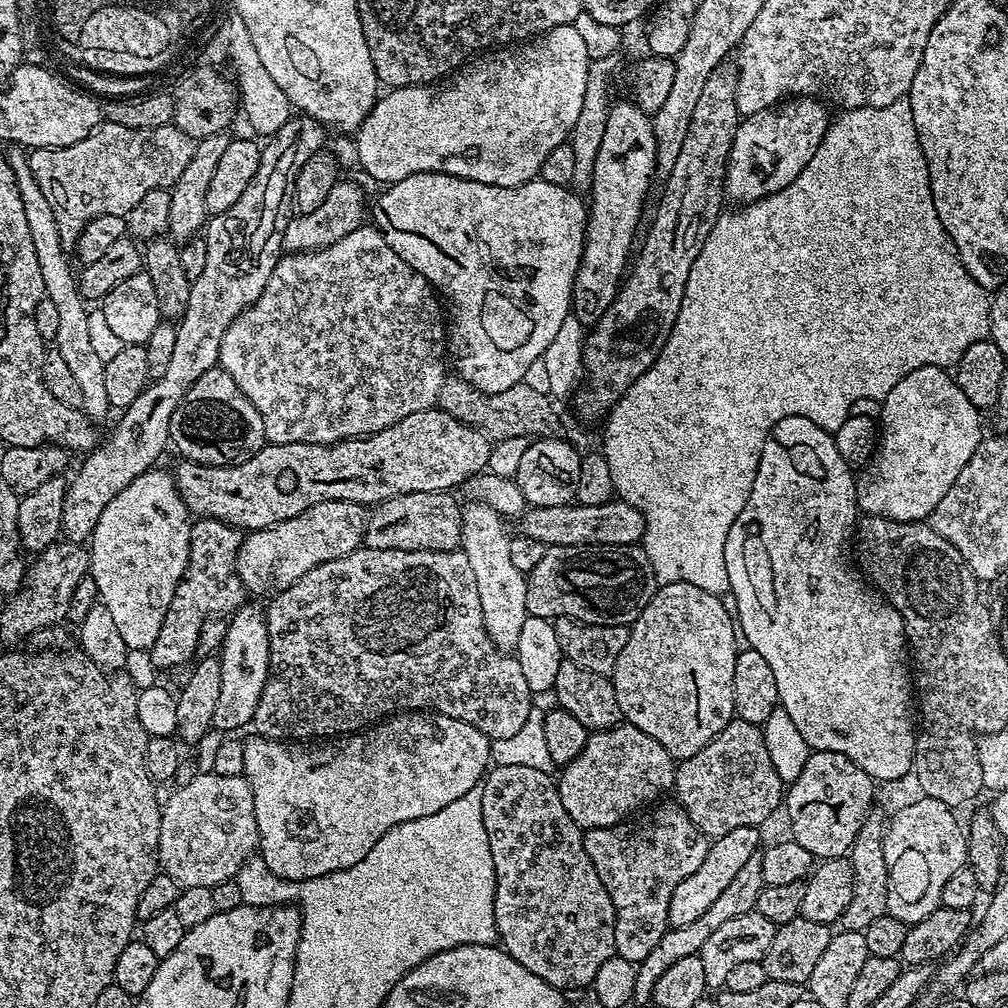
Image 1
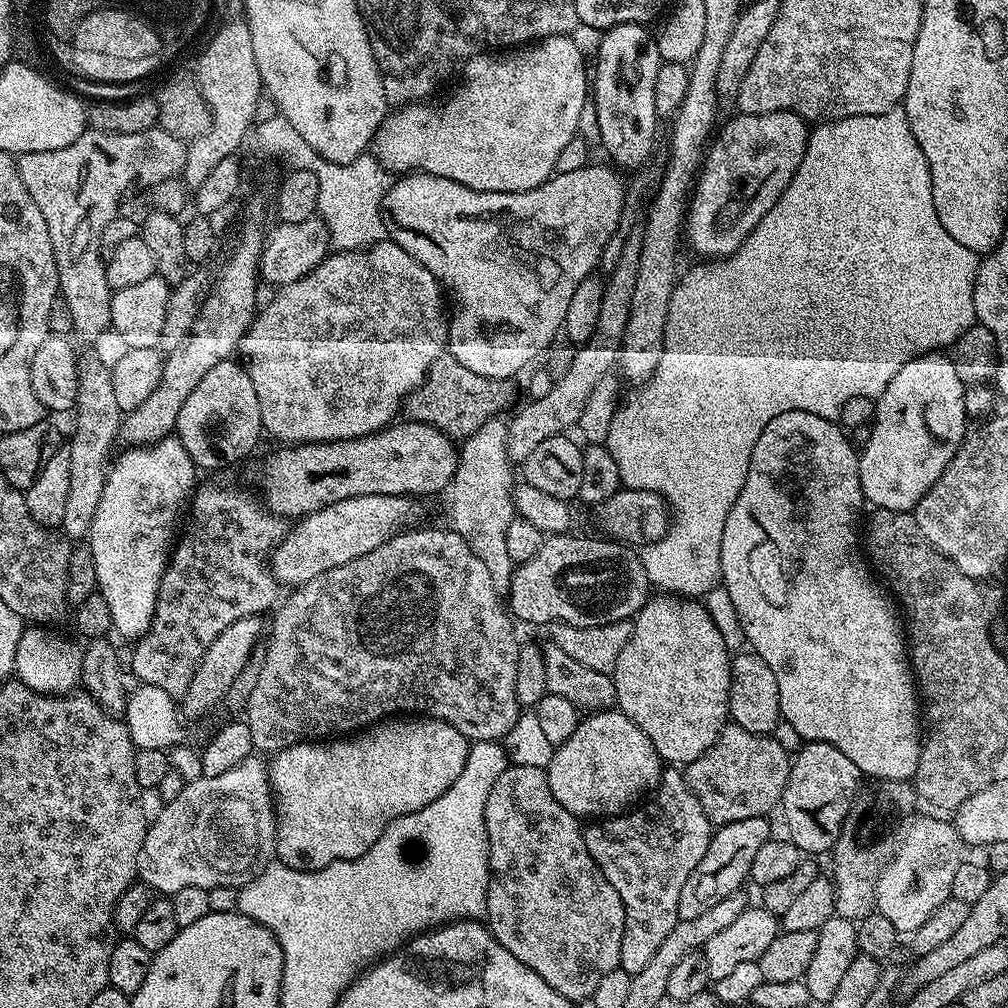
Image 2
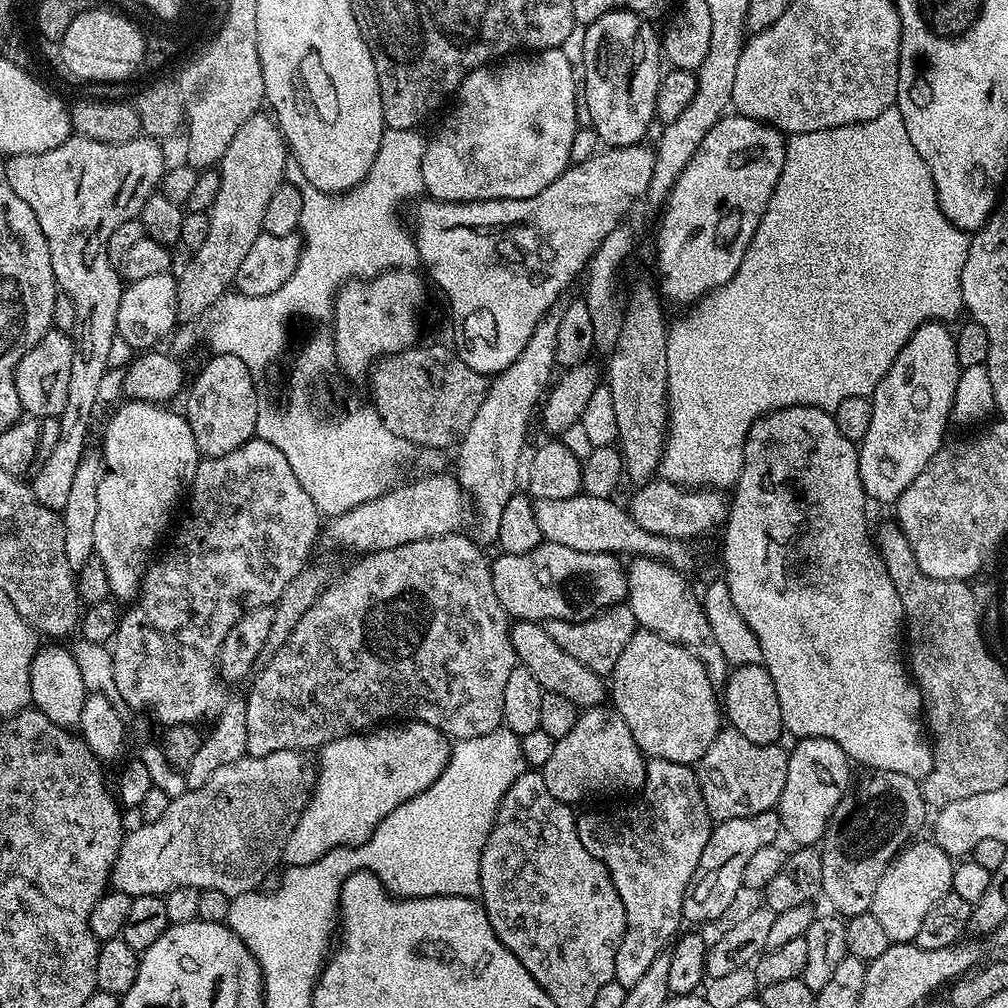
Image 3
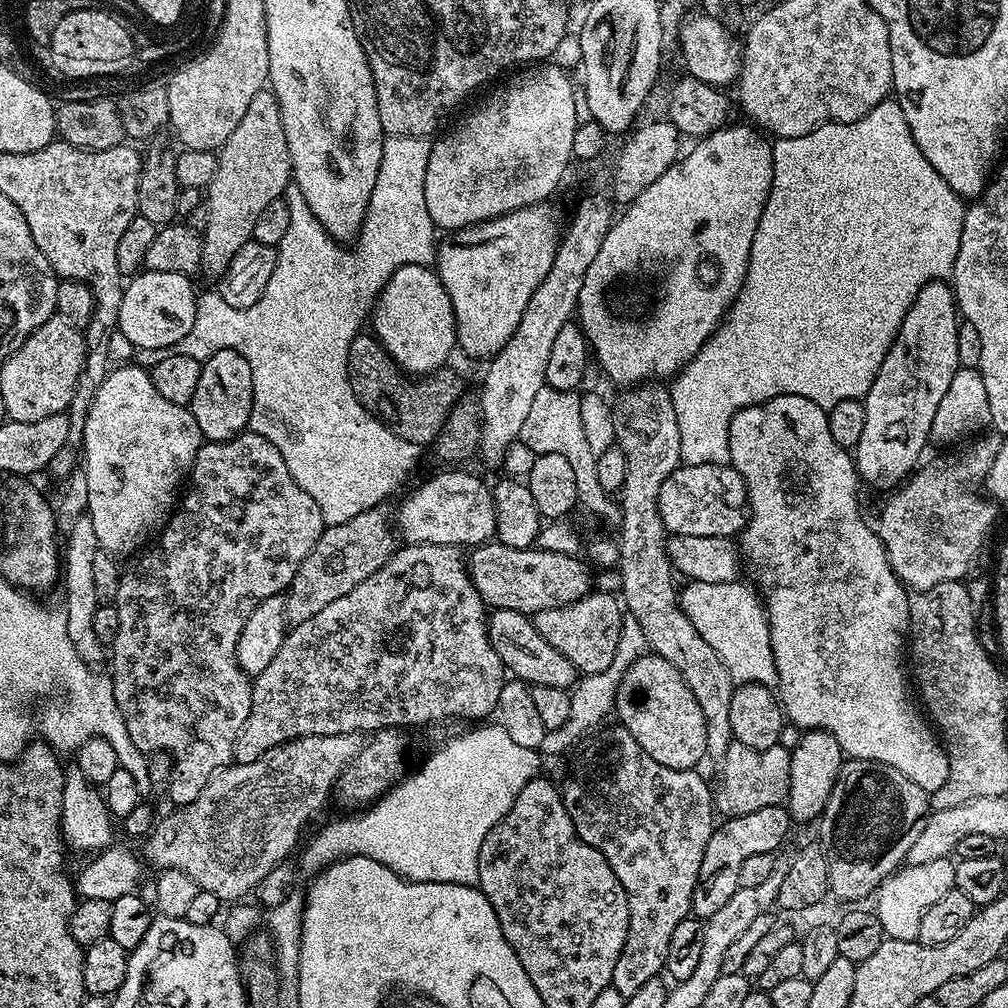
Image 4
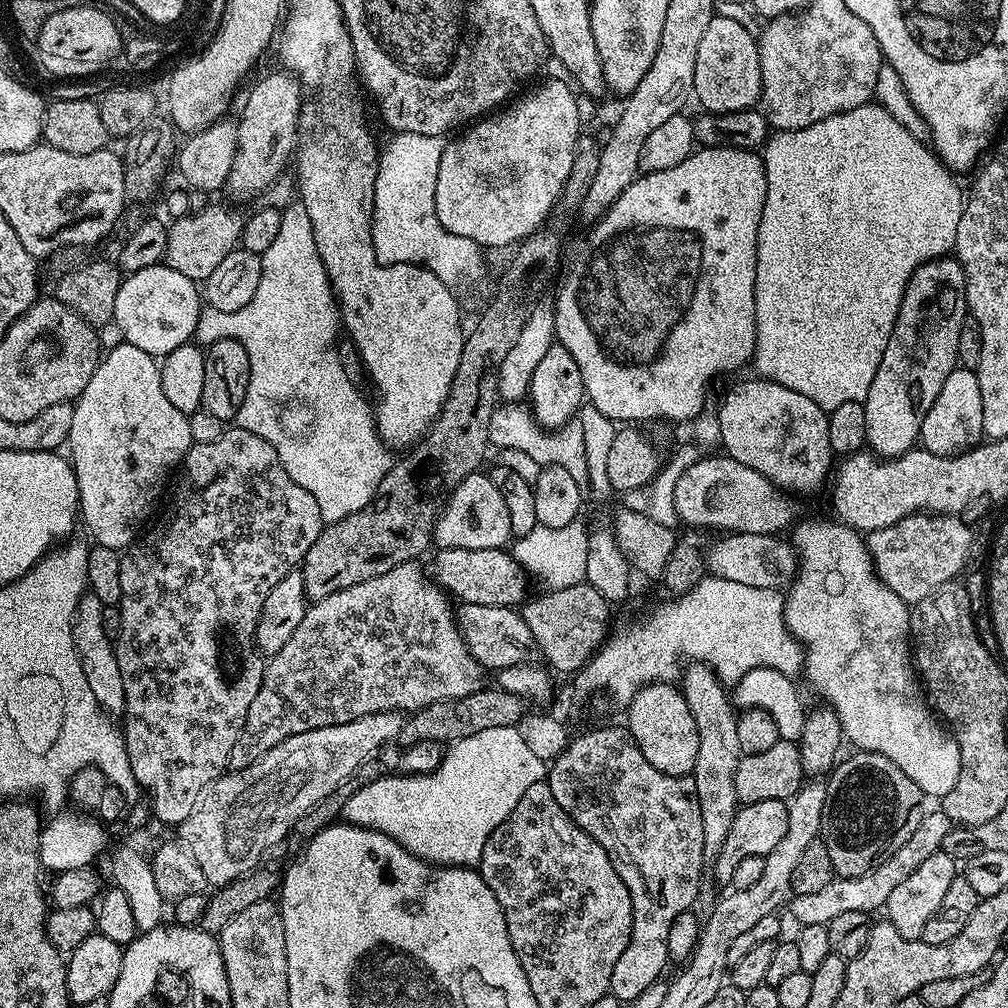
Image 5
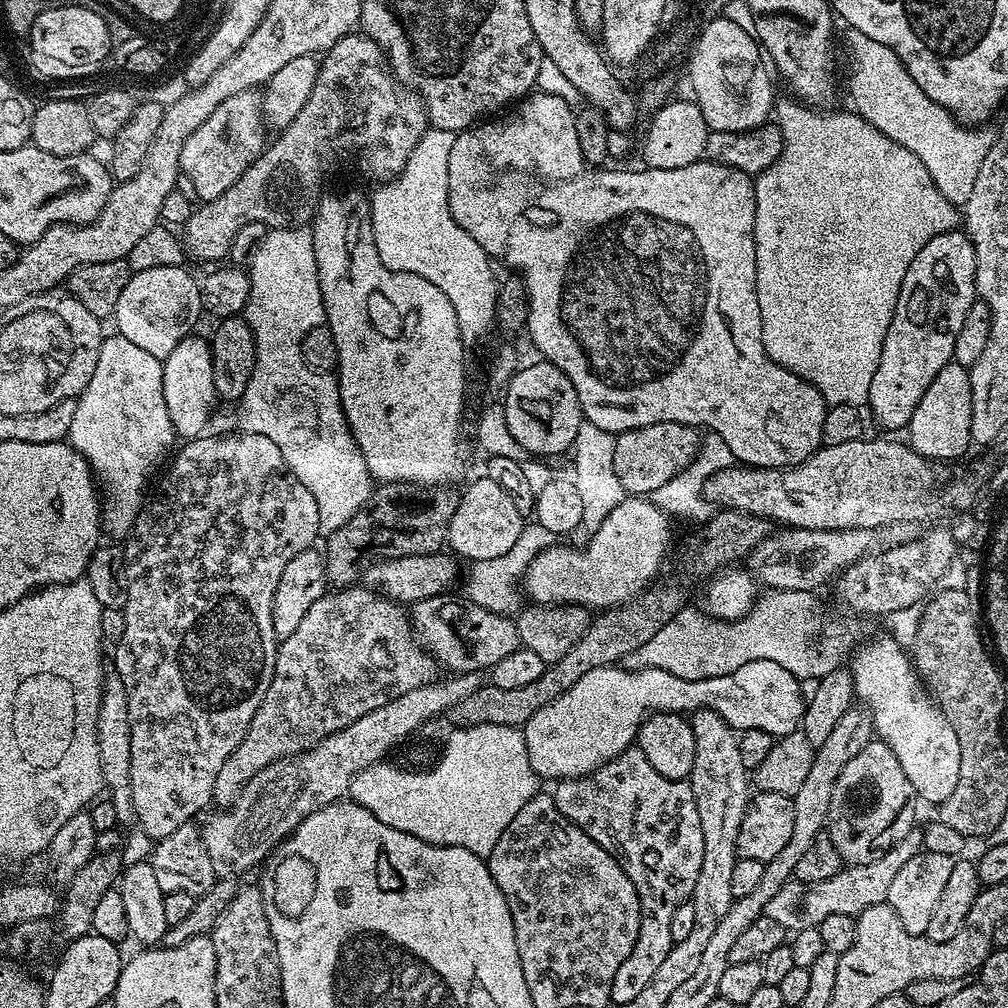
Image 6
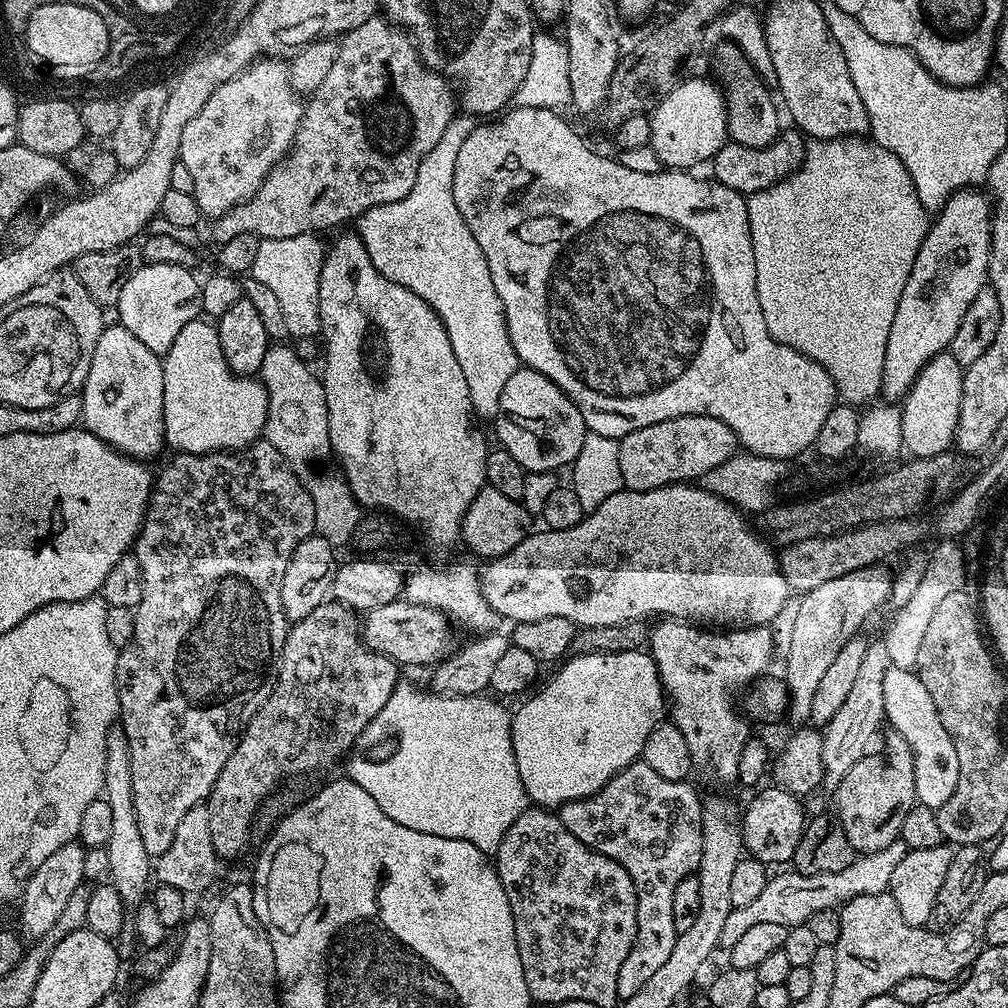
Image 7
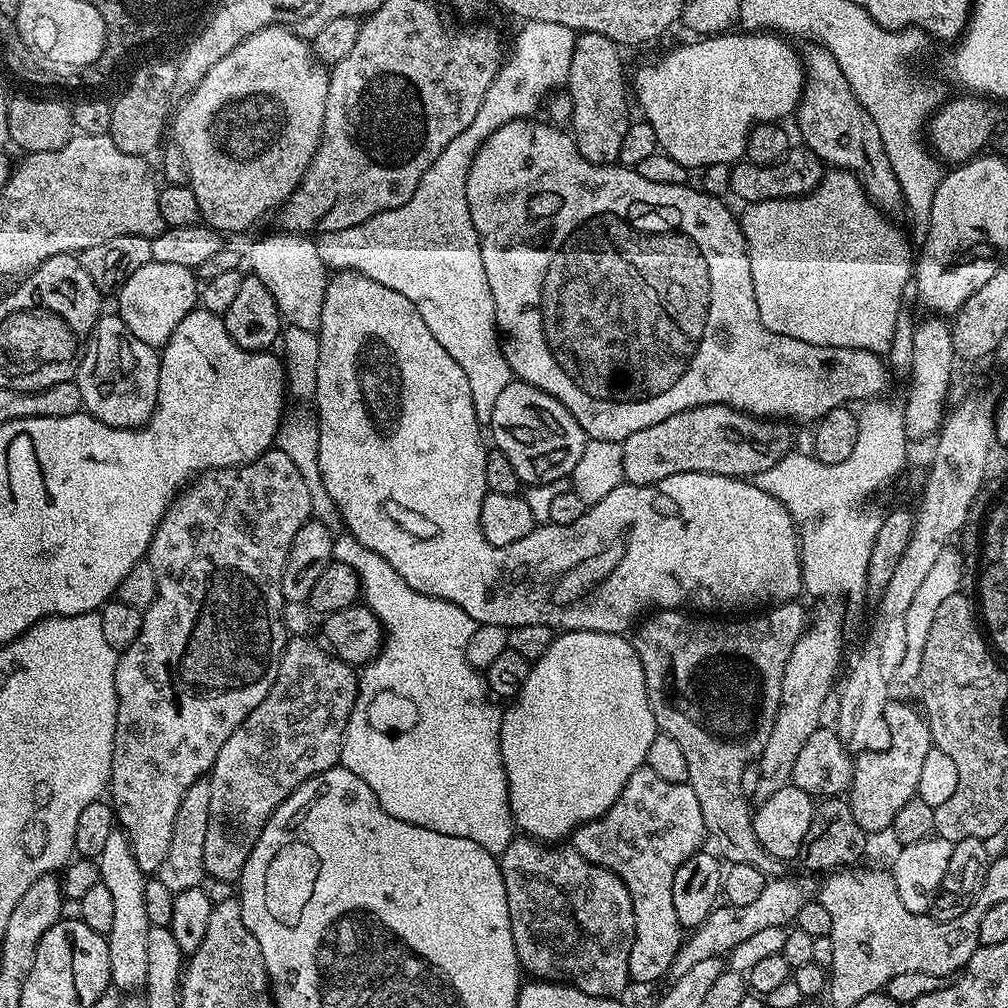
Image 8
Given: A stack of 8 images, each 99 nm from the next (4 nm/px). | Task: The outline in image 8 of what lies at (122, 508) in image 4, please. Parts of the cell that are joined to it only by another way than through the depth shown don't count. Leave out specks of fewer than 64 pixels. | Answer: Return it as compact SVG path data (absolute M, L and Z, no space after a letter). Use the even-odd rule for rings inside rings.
M101 316L92 327L80 368L76 371L76 385L82 390L83 411L98 418L108 428L141 429L152 417L158 398L160 357L157 349L146 346L130 334L121 316Z

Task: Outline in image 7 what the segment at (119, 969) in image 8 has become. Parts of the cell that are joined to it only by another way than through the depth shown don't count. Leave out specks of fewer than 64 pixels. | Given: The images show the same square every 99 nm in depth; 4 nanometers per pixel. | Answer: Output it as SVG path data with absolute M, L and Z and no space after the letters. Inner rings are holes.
M119 726L109 728L106 738L106 770L102 796L110 804L112 820L110 842L106 845L110 854L108 880L114 890L118 890L125 906L140 906L145 903L149 893L148 876L150 880L154 868L146 854L142 833L138 830L138 814L134 814L134 786L130 783L130 746L126 742L124 729Z

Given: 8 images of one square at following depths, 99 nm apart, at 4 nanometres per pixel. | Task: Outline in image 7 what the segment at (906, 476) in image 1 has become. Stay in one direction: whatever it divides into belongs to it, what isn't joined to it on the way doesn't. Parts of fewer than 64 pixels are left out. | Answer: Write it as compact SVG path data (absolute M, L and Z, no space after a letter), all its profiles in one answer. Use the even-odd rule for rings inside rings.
M955 192L931 221L926 238L918 250L918 258L914 258L914 270L910 270L910 278L906 278L906 290L902 290L902 298L898 298L898 310L894 310L894 326L890 326L890 338L886 338L886 362L882 366L880 379L883 399L903 401L922 368L940 352L948 351L948 344L962 323L966 309L970 302L974 302L974 294L978 294L978 290L988 284L994 204L981 192Z

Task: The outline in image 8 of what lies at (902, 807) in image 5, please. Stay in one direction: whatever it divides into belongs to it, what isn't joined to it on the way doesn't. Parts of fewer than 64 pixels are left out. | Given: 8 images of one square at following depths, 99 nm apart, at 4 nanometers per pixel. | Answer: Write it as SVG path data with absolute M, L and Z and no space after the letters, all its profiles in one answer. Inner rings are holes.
M893 699L884 708L886 726L890 726L890 746L881 752L861 752L852 762L852 786L846 793L854 822L869 834L888 832L898 810L916 796L918 778L922 778L922 765L926 754L934 751L932 735L927 719L919 707L911 708L902 701Z

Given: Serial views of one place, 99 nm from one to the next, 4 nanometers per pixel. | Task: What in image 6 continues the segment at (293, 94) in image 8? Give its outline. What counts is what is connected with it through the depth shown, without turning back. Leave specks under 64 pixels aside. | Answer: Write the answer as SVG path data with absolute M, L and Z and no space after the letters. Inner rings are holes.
M253 90L234 94L234 98L226 98L222 106L186 138L186 146L182 146L180 170L183 176L190 178L194 190L198 190L198 201L218 198L260 157L266 147L266 125L262 111L262 96L259 91Z

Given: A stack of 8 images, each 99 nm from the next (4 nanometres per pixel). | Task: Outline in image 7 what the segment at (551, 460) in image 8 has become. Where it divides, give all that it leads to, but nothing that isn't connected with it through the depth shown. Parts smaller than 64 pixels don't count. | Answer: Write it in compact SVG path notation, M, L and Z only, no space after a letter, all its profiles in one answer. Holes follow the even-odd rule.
M523 366L516 369L516 373L506 381L506 387L502 389L500 412L496 415L494 427L496 436L500 439L497 440L499 447L506 449L521 464L525 473L555 473L558 468L567 469L575 461L578 450L582 450L586 435L582 414L568 395L558 386L554 386L554 382L546 378L546 374L538 374L538 370Z

